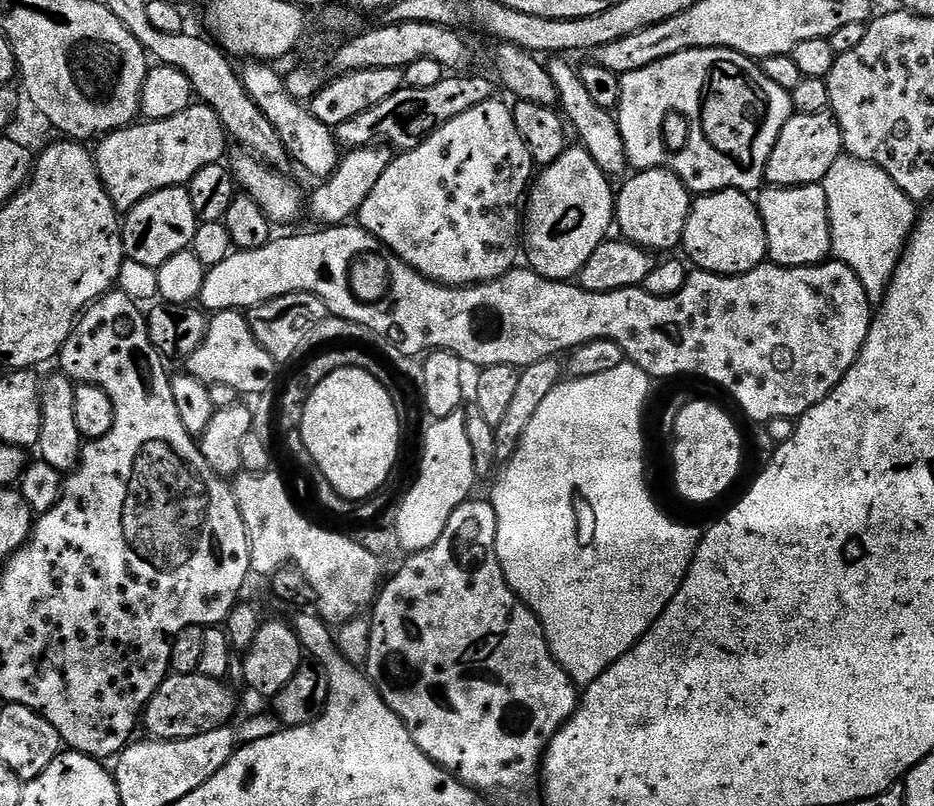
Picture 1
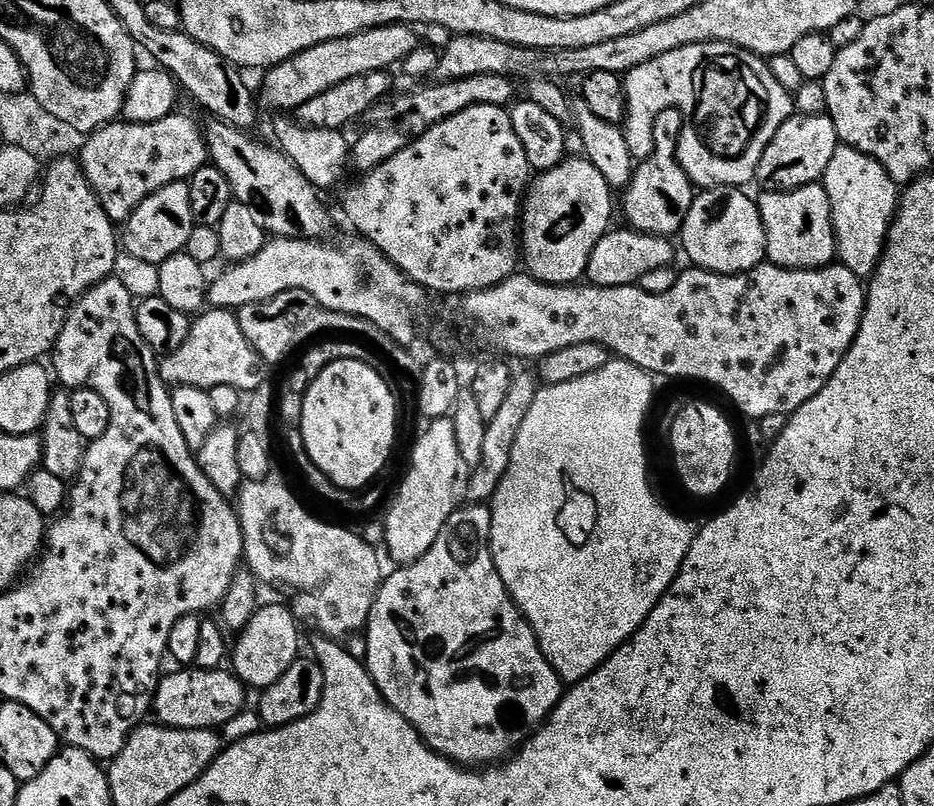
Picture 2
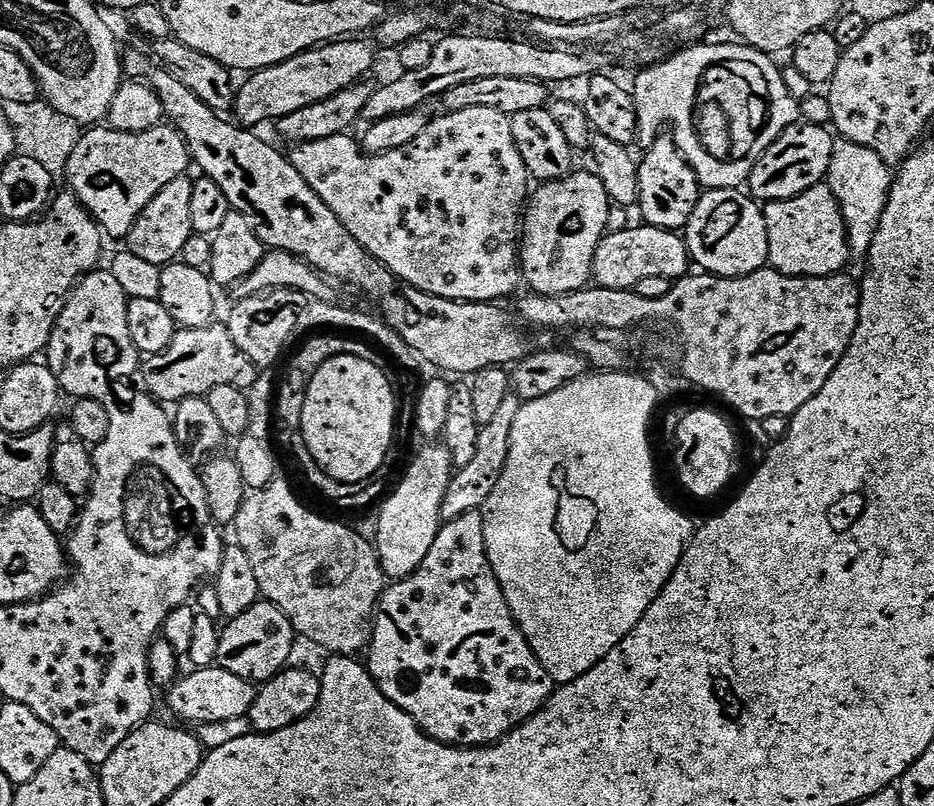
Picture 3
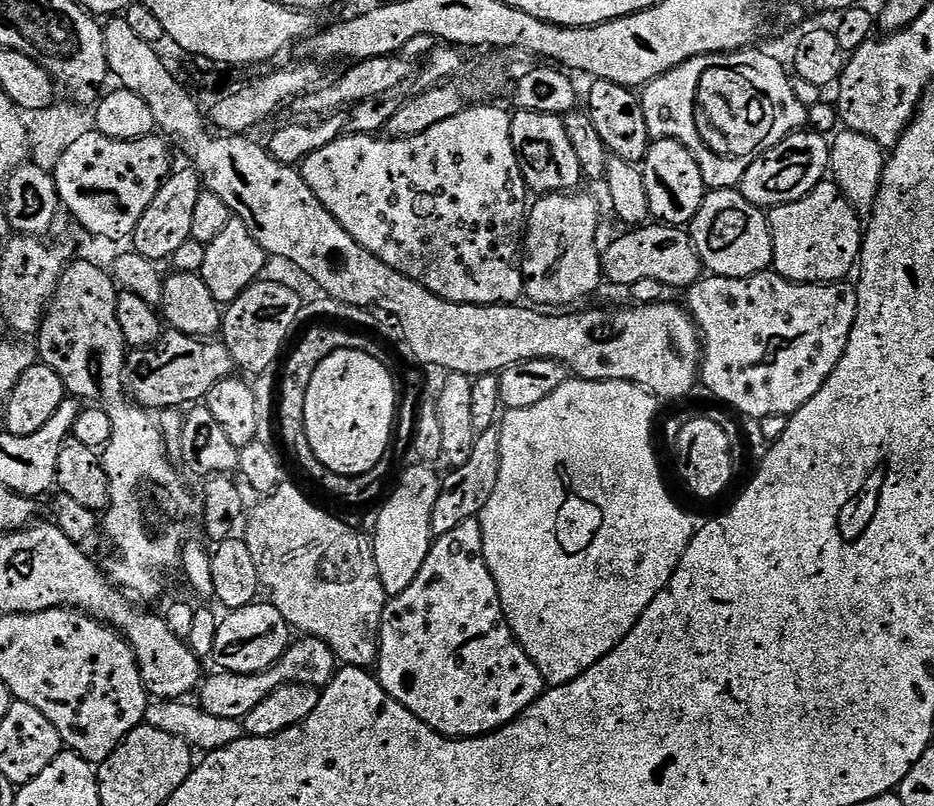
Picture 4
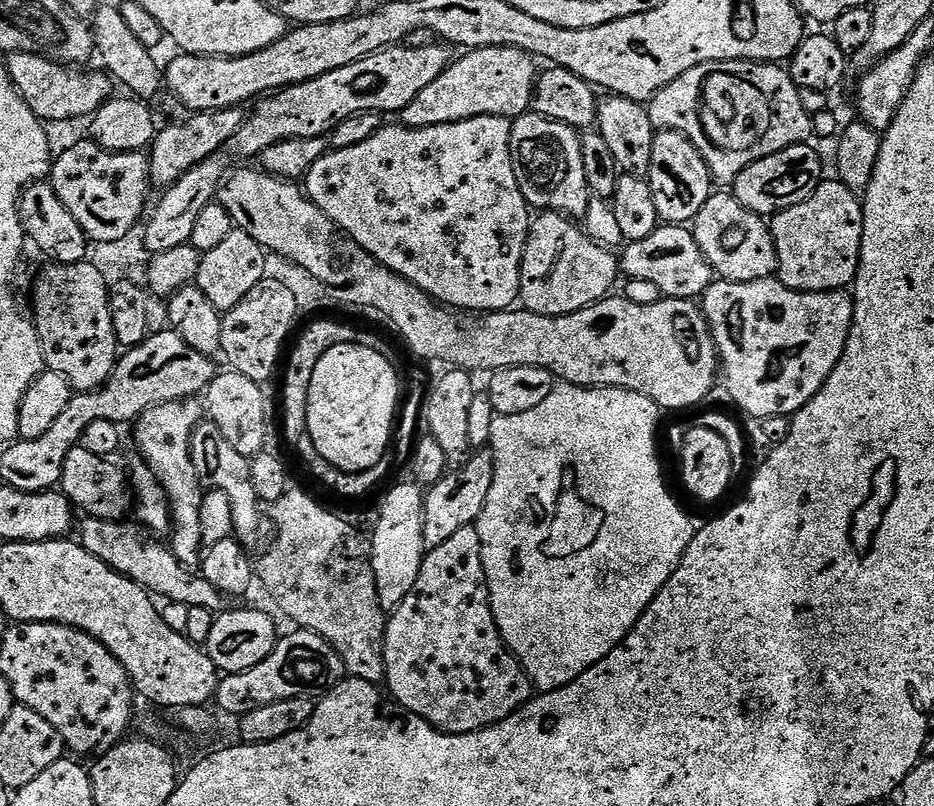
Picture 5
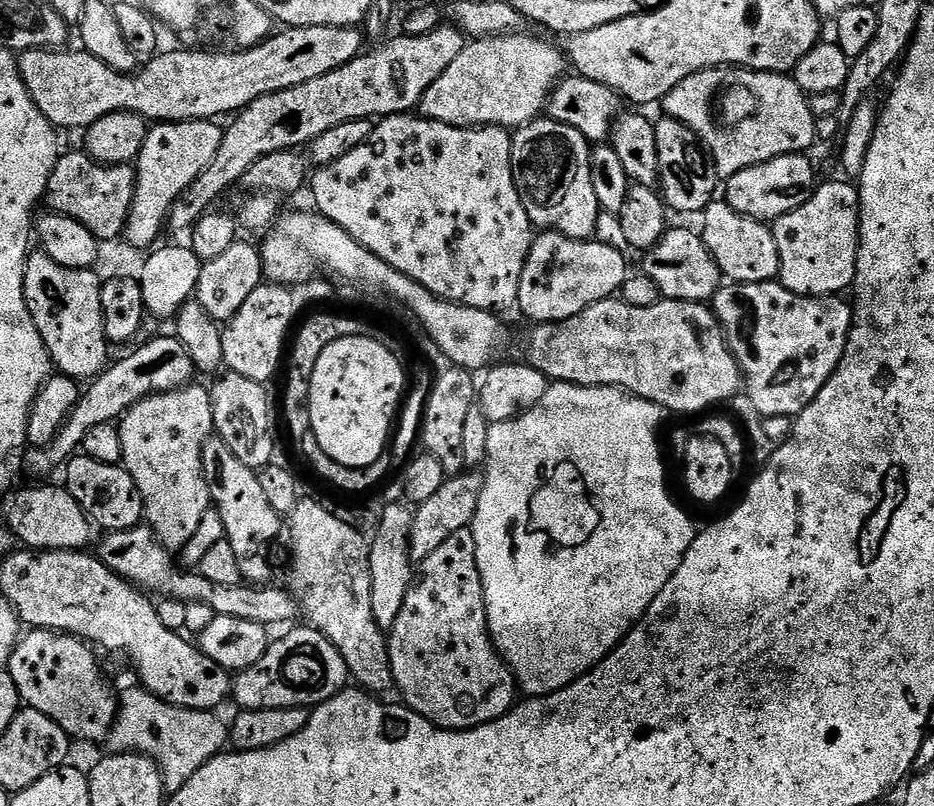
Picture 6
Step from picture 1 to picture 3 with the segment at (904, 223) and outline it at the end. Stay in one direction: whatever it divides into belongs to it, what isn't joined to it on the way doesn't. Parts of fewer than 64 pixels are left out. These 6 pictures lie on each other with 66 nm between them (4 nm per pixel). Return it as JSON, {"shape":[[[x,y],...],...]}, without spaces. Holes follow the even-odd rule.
{"shape":[[[843,138],[836,140],[826,182],[839,198],[848,227],[848,245],[853,257],[867,257],[878,230],[878,222],[886,210],[893,179],[893,169],[874,150]]]}

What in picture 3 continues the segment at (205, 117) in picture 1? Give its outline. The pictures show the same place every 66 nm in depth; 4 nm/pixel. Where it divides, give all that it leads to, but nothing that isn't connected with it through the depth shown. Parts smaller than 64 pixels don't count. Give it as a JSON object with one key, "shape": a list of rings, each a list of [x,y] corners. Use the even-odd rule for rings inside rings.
{"shape":[[[92,126],[81,136],[70,154],[67,187],[99,224],[105,237],[126,238],[134,222],[150,206],[153,198],[170,182],[181,179],[189,164],[188,143],[178,129],[171,126],[151,128],[145,132],[119,132],[110,126]]]}

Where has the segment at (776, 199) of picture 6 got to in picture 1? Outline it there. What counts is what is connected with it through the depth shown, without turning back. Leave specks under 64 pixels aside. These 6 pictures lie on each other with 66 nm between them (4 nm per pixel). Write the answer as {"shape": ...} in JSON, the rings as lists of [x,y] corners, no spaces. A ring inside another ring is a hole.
{"shape":[[[825,110],[818,114],[795,113],[778,134],[778,142],[772,148],[768,165],[764,167],[765,181],[777,188],[819,184],[843,152],[842,133],[831,111]]]}

